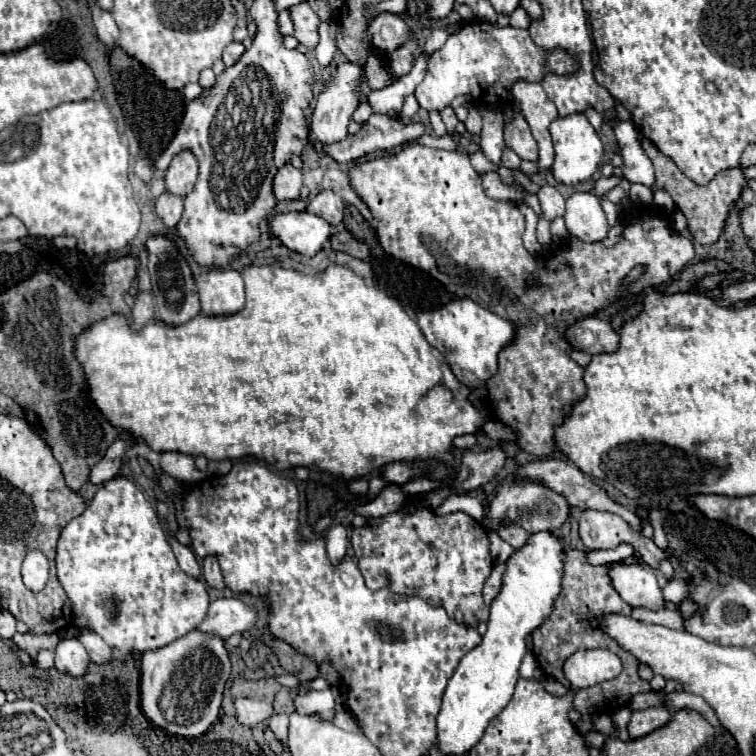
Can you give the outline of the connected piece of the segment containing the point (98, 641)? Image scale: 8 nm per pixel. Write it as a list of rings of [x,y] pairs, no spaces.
[[[83,631],[79,641],[85,645],[89,657],[93,659],[93,663],[103,665],[103,663],[111,663],[113,661],[113,649],[97,635],[91,631]]]

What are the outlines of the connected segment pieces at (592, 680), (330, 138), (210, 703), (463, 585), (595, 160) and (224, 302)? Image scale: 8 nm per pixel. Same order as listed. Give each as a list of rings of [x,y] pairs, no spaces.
[[[587,649],[571,655],[573,661],[579,661],[575,667],[579,671],[581,687],[591,687],[601,681],[609,681],[621,673],[621,661],[607,649]]]
[[[343,63],[331,75],[329,85],[317,97],[317,107],[315,107],[315,113],[311,117],[311,141],[313,141],[315,151],[321,153],[325,145],[341,141],[347,137],[349,117],[357,109],[357,105],[363,101],[363,97],[359,97],[359,93],[357,93],[361,79],[363,79],[363,67],[355,65],[355,63]]]
[[[189,631],[173,643],[145,651],[141,657],[141,707],[145,715],[165,731],[181,737],[197,737],[219,719],[221,697],[231,673],[231,659],[219,635]]]
[[[415,509],[413,513],[389,513],[381,519],[371,519],[369,527],[353,529],[351,545],[359,561],[359,569],[365,577],[369,589],[389,589],[397,595],[421,595],[431,607],[443,607],[447,615],[469,627],[477,627],[483,621],[483,583],[493,569],[493,559],[489,553],[489,539],[485,527],[469,517],[467,513],[449,513],[437,517],[431,509]]]
[[[585,113],[557,117],[551,123],[551,137],[555,143],[555,163],[553,163],[555,179],[565,185],[575,185],[575,183],[591,179],[591,175],[595,173],[595,169],[603,157],[603,143],[597,137],[593,125],[587,121]]]
[[[215,269],[197,277],[201,313],[209,317],[235,315],[245,305],[243,277],[233,269]]]

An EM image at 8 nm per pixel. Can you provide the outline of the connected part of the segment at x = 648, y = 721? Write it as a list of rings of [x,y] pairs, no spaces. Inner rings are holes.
[[[649,707],[649,709],[643,709],[643,711],[635,711],[631,715],[631,721],[629,721],[629,737],[631,739],[639,739],[639,737],[645,737],[649,735],[651,731],[655,731],[657,727],[663,727],[665,723],[669,723],[671,719],[671,713],[667,709],[661,709],[661,707]]]

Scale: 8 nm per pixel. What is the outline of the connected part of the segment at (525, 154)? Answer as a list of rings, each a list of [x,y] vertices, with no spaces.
[[[515,111],[515,119],[509,125],[505,125],[505,145],[513,149],[521,159],[529,159],[529,161],[537,159],[537,143],[529,131],[529,125],[517,111]]]

